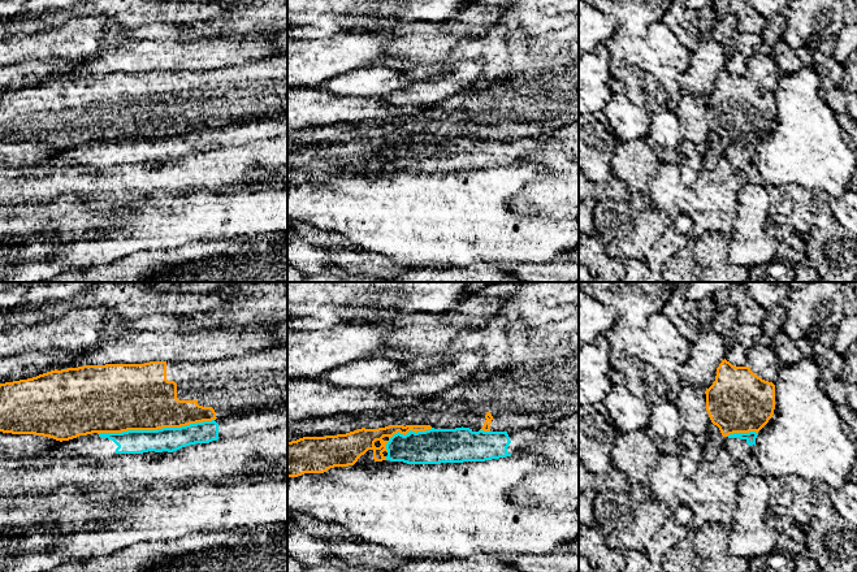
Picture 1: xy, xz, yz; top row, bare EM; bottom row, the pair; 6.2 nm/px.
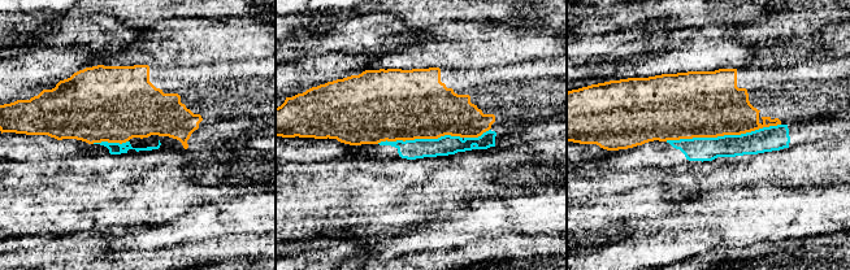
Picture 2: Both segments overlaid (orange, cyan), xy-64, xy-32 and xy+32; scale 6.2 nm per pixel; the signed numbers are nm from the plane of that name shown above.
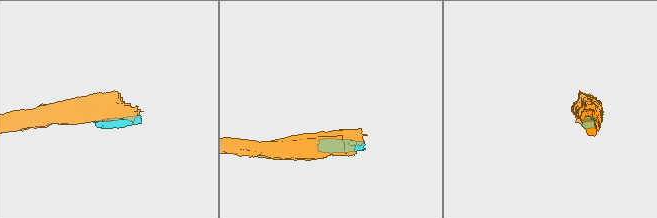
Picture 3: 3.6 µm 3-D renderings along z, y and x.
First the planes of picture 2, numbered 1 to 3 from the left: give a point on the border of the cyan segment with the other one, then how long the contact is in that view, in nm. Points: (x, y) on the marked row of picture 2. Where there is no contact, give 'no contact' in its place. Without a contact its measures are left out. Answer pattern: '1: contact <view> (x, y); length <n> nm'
1: contact xy-64 (109, 142); length 220 nm
2: contact xy-32 (419, 138); length 550 nm
3: contact xy+32 (723, 135); length 700 nm

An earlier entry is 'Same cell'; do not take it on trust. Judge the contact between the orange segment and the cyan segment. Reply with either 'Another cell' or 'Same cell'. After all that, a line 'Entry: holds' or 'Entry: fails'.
Another cell
Entry: fails

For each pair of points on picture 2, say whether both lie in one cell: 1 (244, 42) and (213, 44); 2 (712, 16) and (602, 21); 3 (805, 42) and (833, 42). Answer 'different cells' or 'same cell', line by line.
1: same cell
2: same cell
3: same cell

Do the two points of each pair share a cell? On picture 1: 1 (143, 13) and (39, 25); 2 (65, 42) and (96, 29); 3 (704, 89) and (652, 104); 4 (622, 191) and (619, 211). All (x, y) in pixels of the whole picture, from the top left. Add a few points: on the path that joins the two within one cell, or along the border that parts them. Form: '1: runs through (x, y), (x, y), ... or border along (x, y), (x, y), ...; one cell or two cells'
1: runs through (117, 13), (65, 14); one cell
2: runs through (73, 40), (89, 35); one cell
3: border along (689, 57), (689, 64), (679, 78), (680, 87); two cells
4: border along (627, 199), (598, 199), (596, 202); two cells

